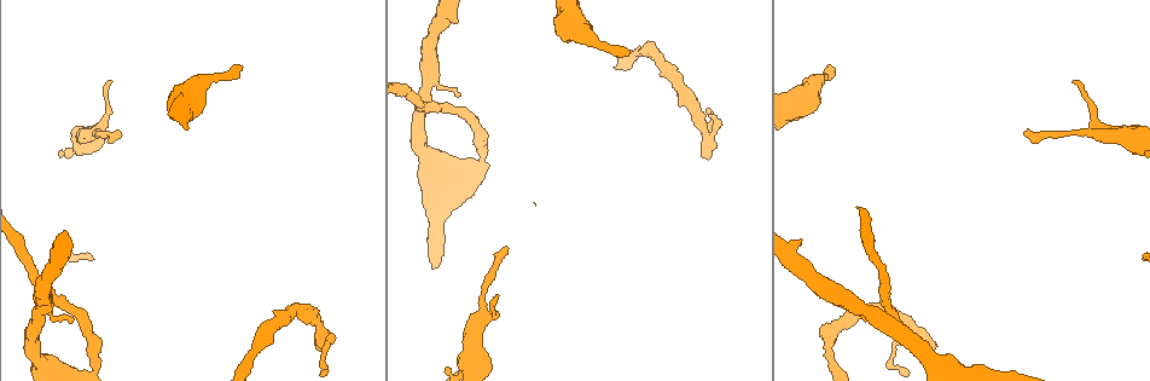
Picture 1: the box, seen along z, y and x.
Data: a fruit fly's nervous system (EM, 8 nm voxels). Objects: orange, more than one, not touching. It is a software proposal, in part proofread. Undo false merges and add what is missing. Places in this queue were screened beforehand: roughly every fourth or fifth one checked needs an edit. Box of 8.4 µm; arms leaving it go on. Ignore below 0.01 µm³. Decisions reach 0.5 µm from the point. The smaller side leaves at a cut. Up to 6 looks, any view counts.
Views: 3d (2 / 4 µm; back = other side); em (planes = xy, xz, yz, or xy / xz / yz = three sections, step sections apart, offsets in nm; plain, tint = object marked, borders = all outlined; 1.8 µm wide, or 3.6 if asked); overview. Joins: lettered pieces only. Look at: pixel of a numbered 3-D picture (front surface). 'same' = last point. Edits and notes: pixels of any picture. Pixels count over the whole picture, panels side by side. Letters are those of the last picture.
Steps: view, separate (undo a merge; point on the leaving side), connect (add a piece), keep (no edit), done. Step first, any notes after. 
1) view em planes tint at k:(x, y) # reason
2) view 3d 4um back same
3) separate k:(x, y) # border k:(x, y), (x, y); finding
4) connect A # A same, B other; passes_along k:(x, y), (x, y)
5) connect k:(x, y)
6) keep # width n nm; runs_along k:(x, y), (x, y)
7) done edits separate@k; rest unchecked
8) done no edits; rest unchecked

view 3d 4um at 1:(238, 67) # an open end

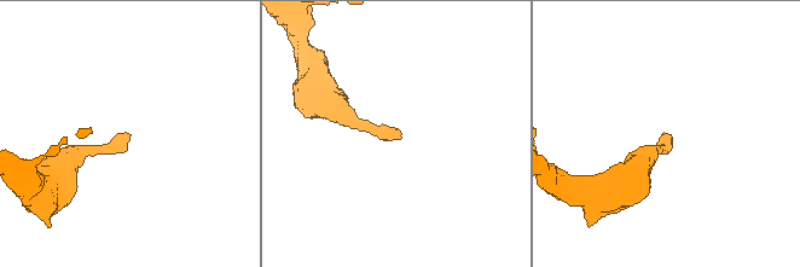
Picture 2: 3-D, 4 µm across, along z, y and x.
view em xz step 4 tint at 2:(663, 132)

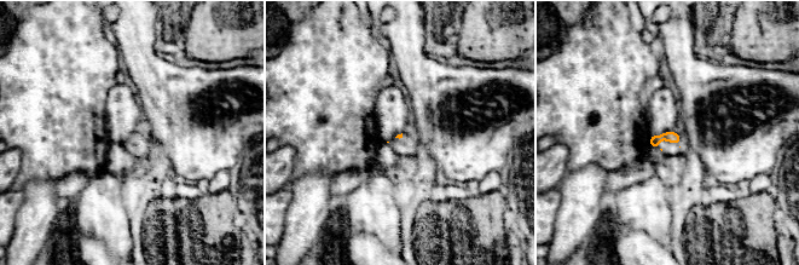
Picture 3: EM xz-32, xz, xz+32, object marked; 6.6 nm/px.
view em xz step 4 borders same

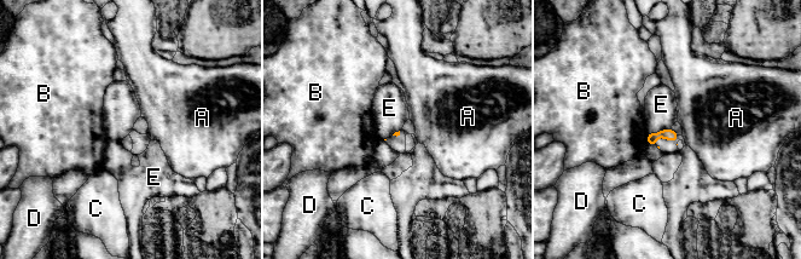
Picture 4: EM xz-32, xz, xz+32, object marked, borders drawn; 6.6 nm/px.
keep # A other, B other, C other, D other, E other; border 4:(671, 127), (648, 133); no lettered piece goes on from it

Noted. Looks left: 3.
view em 3.6um yz step 4 tint at 1:(1025, 133) # free end

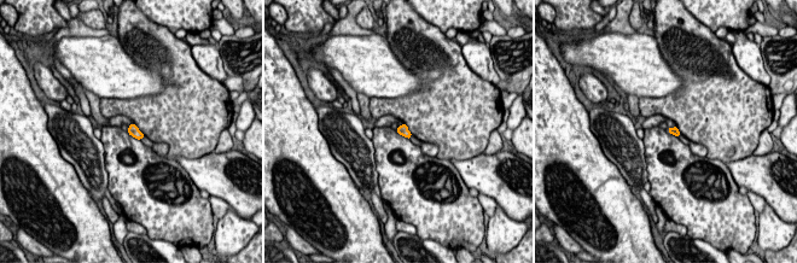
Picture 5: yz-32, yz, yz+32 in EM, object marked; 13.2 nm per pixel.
view em 3.6um planes borders same

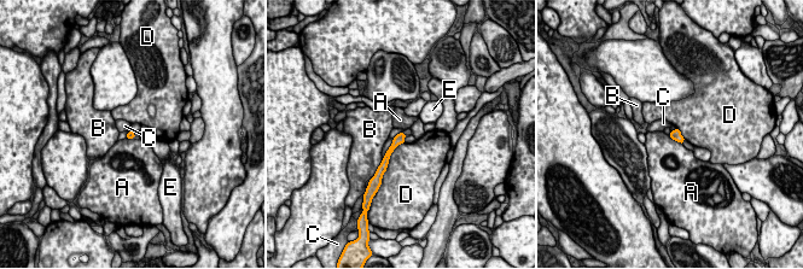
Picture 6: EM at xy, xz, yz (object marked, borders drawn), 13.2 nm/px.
keep # width 100 nm; longest_contact D 500 nm; A other, B other, C other, D other, E other; no lettered piece goes on from it

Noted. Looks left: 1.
view em planes borders at 1:(932, 345) # branch stops here

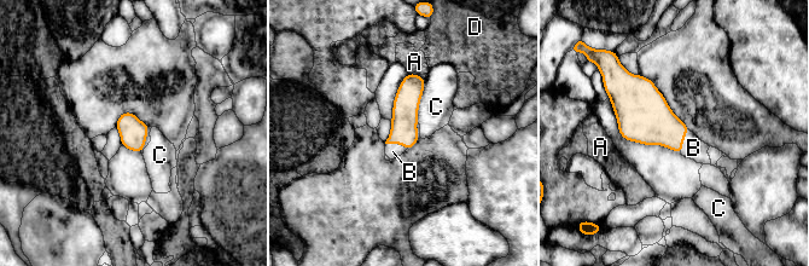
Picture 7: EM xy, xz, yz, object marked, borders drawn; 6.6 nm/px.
connect B # width 180 nm; A other, B same, C other, D other; passes_along 7:(651, 121), (682, 142), (693, 148); the cell continues

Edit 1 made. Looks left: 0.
done edits connect@7; rest unchecked

